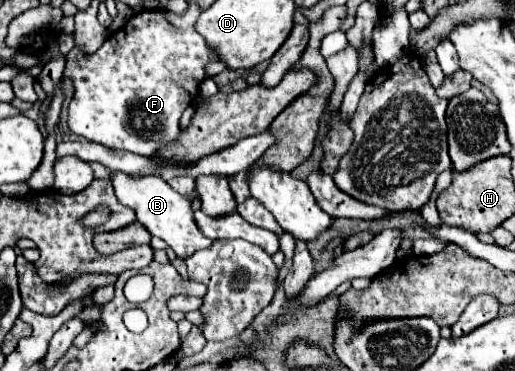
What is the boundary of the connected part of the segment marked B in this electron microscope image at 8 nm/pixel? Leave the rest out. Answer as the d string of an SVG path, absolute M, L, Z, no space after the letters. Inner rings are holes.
M114 172L112 186L114 186L114 194L116 194L118 202L132 208L136 212L138 222L152 236L162 238L176 252L176 256L186 258L186 256L194 254L194 250L210 246L212 240L200 234L200 230L192 218L194 214L192 214L190 202L184 200L166 180L162 180L158 176L130 176L126 172Z

